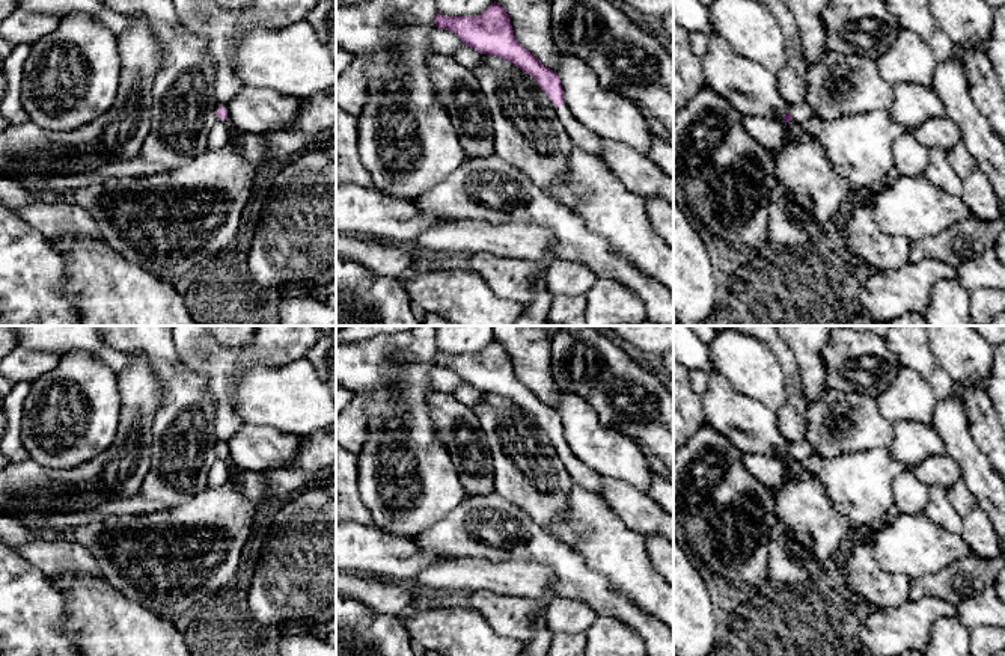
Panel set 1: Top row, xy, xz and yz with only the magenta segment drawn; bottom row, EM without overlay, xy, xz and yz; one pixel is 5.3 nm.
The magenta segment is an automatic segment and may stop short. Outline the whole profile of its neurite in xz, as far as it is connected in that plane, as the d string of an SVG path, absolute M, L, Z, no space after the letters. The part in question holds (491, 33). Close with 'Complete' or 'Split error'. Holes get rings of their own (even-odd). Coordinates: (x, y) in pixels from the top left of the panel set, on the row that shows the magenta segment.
M494 2L484 14L476 17L444 17L437 14L434 23L437 30L444 29L455 33L463 45L487 56L505 59L533 77L557 107L557 118L573 143L601 157L603 139L582 125L564 106L564 89L559 75L518 44L511 20L500 5Z. Split error

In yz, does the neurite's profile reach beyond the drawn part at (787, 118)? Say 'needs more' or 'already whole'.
needs more

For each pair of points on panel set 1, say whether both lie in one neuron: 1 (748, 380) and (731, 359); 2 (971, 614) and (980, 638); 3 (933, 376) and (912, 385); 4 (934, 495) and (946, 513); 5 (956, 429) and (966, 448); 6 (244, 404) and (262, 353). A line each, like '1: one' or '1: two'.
1: one
2: two
3: two
4: one
5: one
6: two

